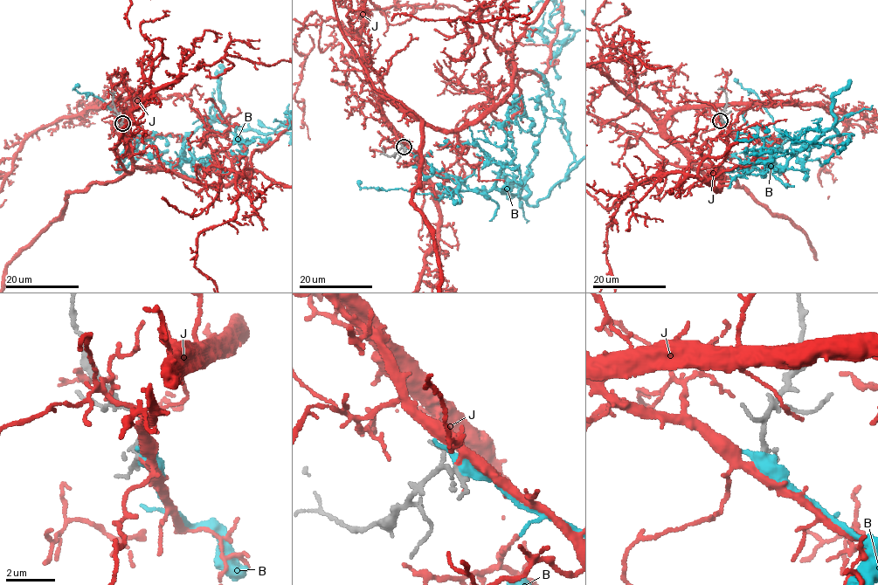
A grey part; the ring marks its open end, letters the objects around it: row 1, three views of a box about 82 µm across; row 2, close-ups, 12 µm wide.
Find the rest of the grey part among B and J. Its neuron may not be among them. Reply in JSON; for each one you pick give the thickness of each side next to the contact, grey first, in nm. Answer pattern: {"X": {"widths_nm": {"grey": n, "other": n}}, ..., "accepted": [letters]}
{"J": {"widths_nm": {"grey": 150, "other": 240}}, "accepted": ["J"]}

